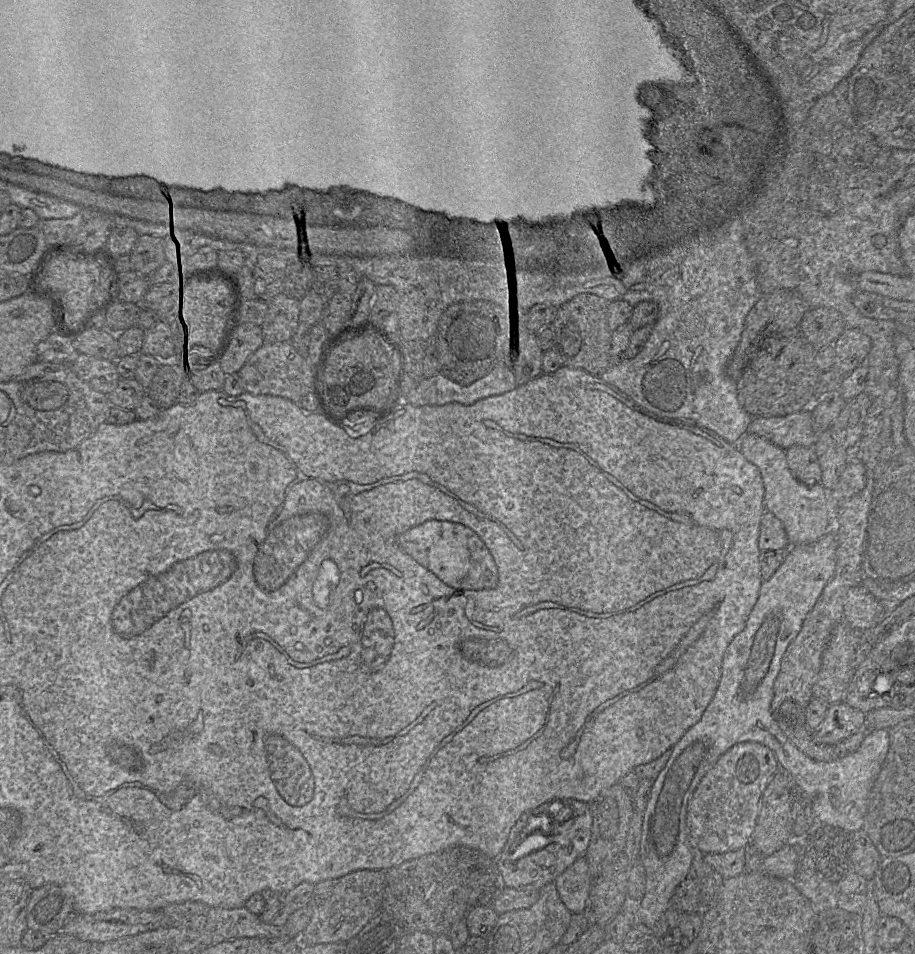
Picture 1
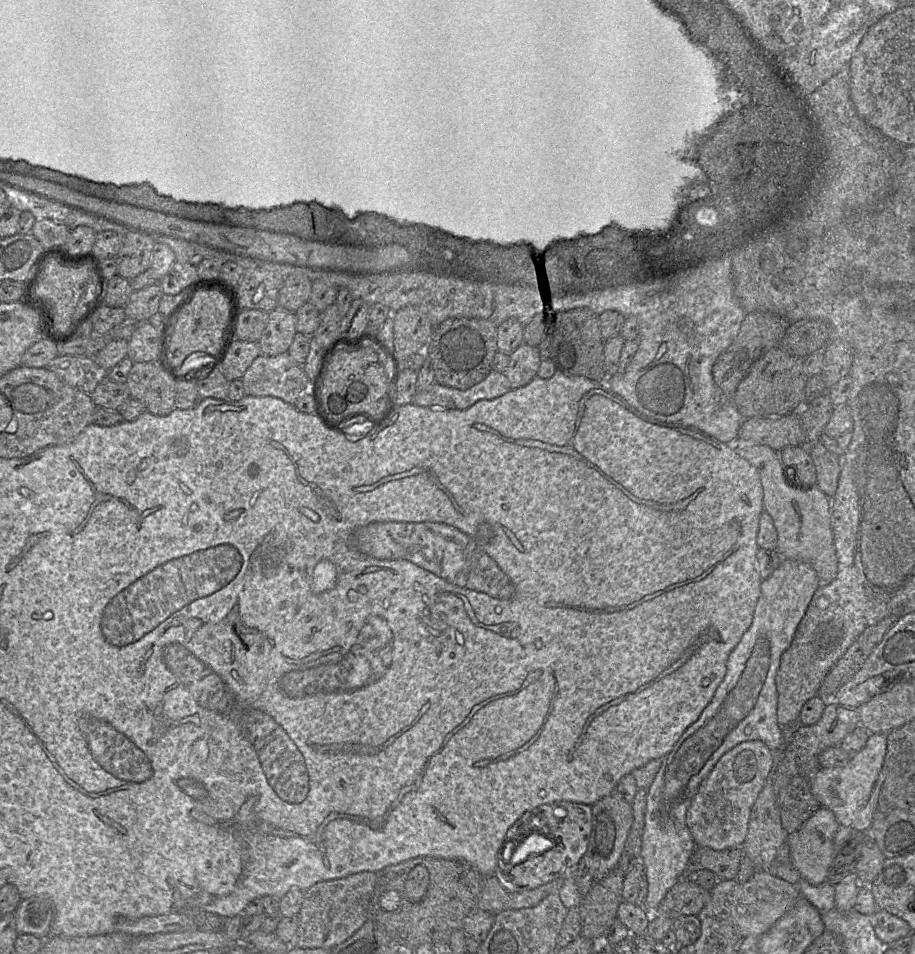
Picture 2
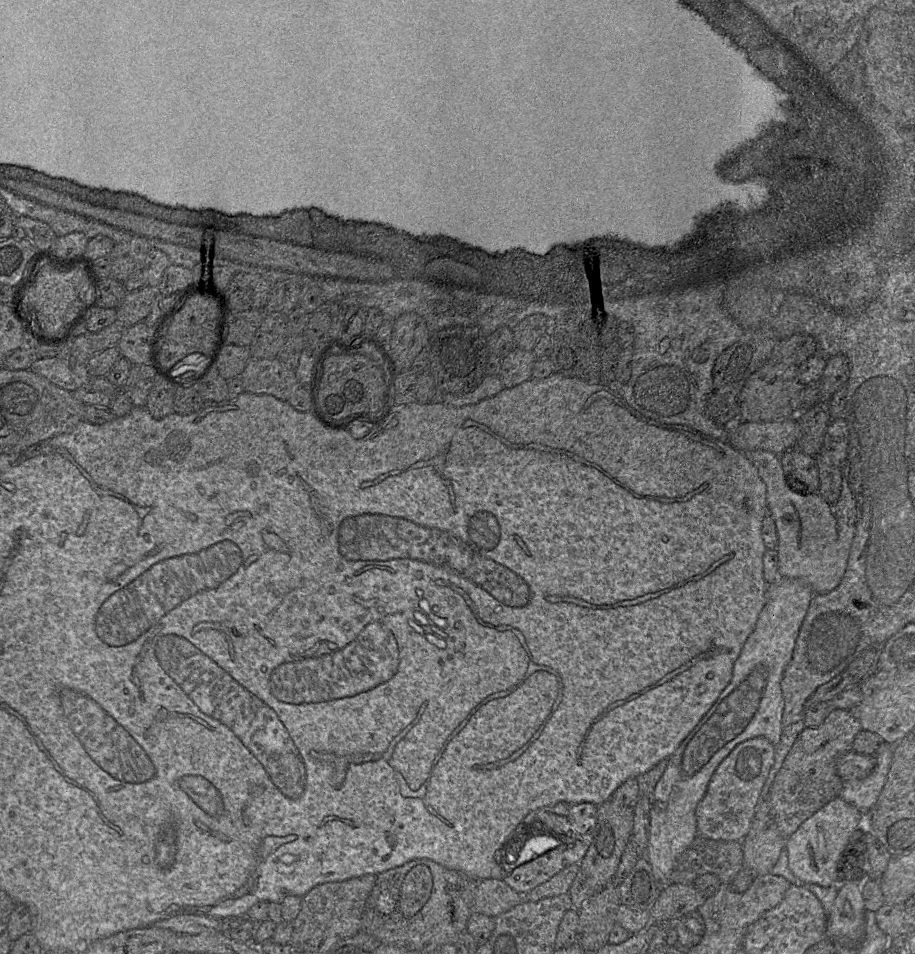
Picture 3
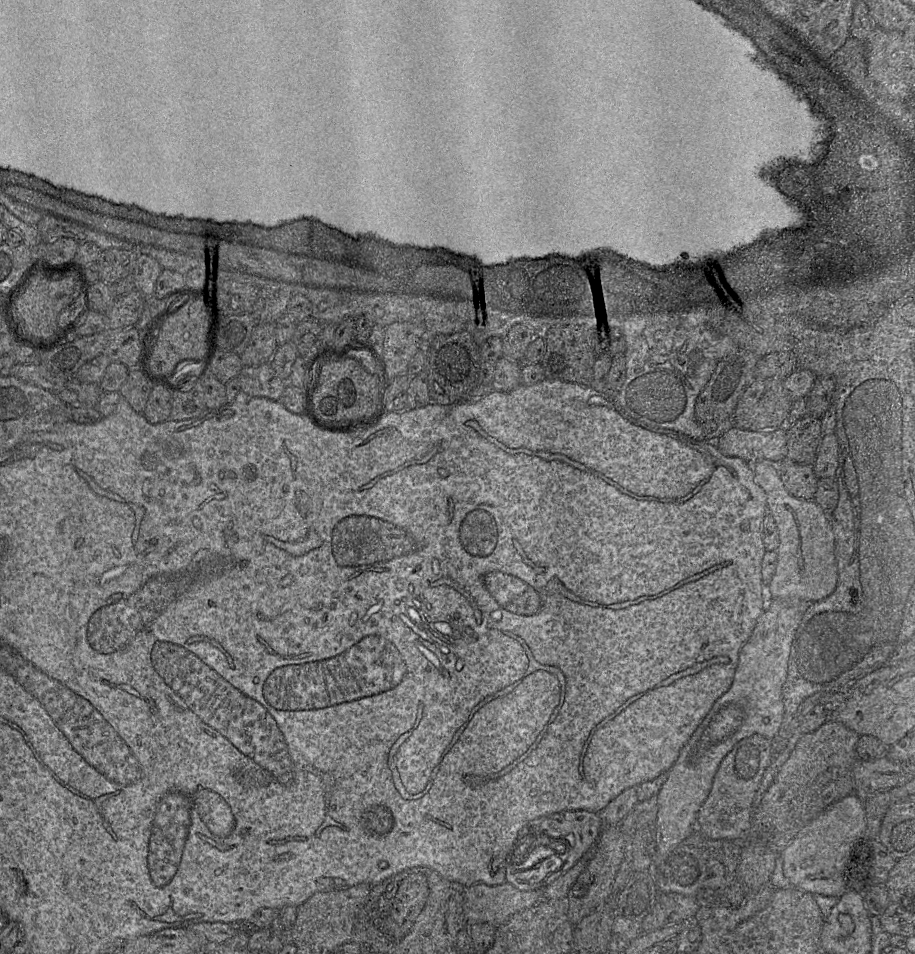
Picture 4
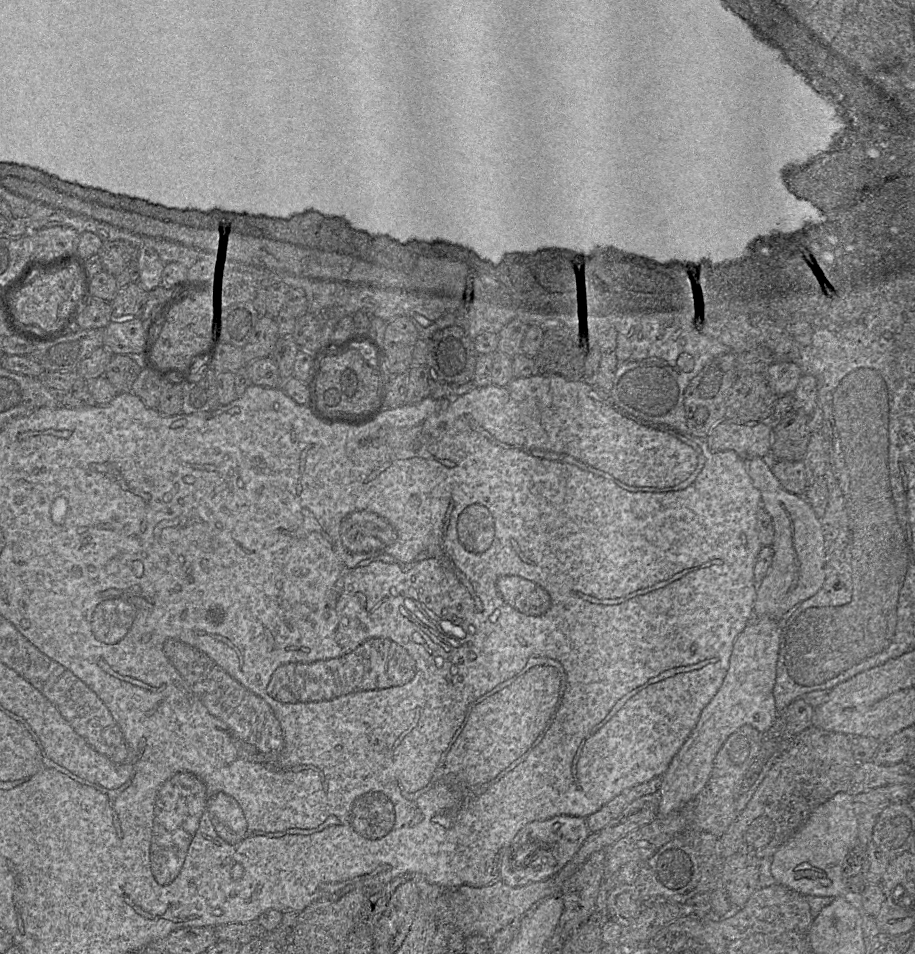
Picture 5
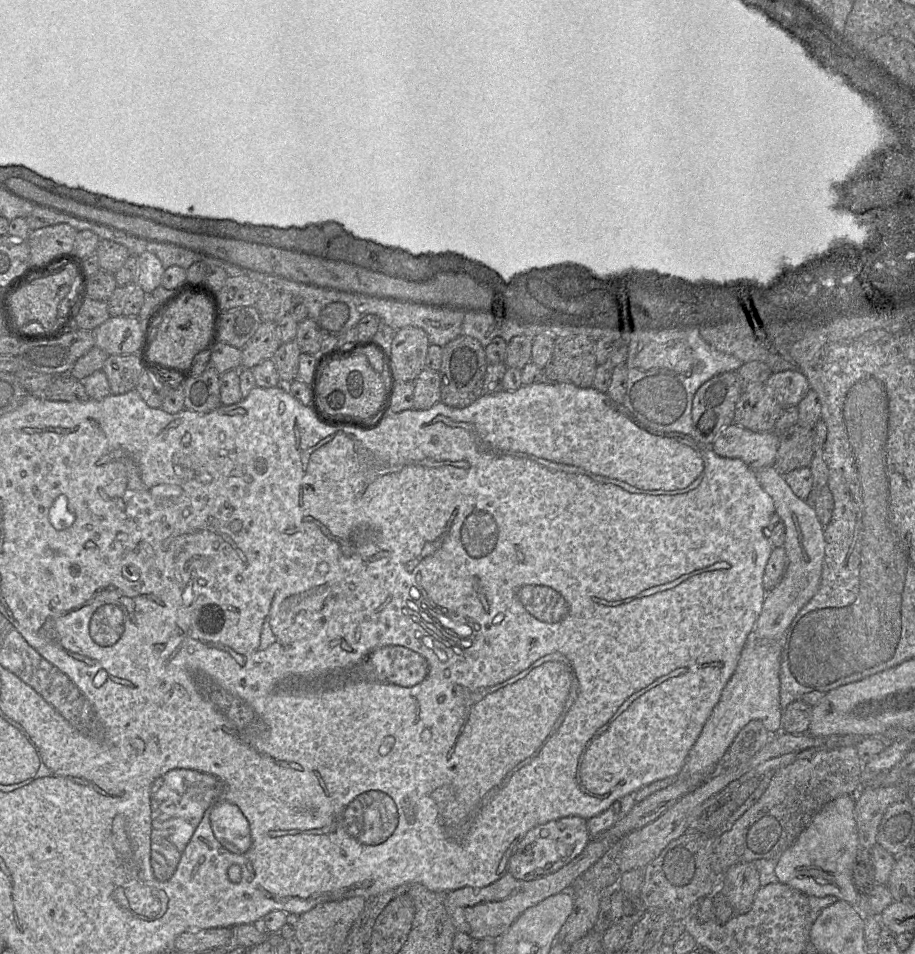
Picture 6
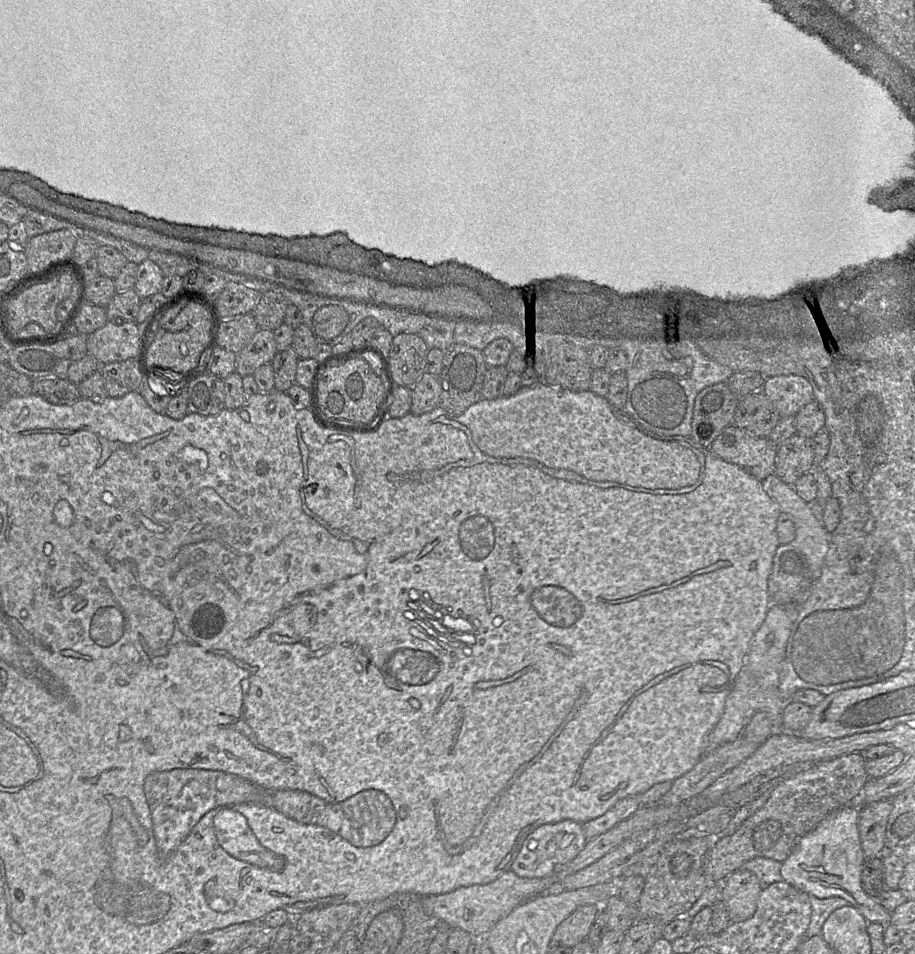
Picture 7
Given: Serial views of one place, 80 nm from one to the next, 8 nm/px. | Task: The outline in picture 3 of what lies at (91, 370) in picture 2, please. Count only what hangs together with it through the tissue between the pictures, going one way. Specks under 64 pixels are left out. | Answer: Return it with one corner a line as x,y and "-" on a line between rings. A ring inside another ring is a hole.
57,357
36,359
30,370
70,392
82,387
92,378
97,378
89,375
87,363
85,366
70,366

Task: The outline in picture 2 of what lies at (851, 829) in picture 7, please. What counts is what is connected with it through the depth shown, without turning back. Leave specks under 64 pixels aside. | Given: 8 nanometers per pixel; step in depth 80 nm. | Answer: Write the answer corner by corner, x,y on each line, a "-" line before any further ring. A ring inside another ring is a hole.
820,807
795,832
788,835
787,844
793,867
799,872
801,879
813,885
819,885
828,879
828,871
832,862
834,835
840,825
832,811

